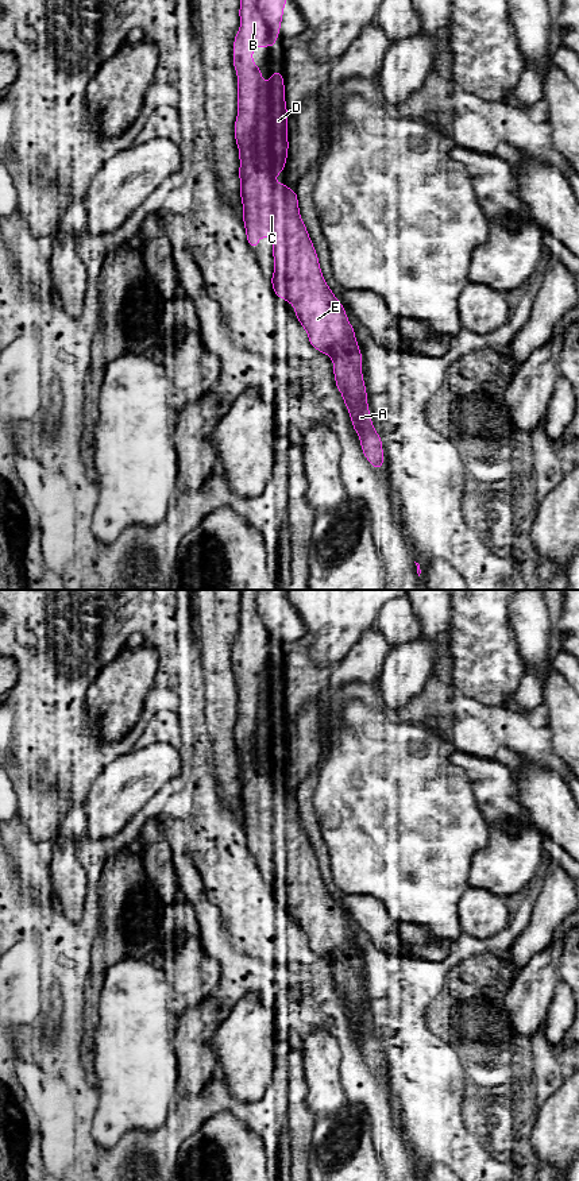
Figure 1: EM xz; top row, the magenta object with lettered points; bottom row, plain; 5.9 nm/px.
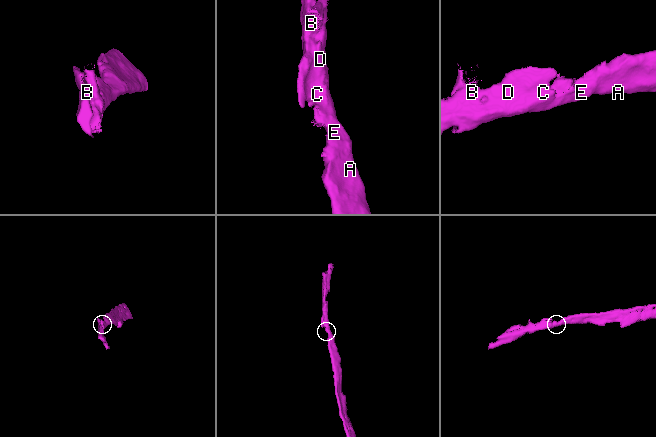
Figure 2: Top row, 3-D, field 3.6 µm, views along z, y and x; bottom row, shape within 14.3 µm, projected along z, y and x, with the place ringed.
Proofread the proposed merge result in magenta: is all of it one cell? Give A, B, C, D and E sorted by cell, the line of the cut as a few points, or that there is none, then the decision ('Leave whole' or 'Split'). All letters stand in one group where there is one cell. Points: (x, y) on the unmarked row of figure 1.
Groups: A B C D E. No split. Leave whole

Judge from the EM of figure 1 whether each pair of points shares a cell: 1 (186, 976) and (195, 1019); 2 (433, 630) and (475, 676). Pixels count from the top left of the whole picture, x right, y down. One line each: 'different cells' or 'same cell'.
1: different cells
2: different cells

